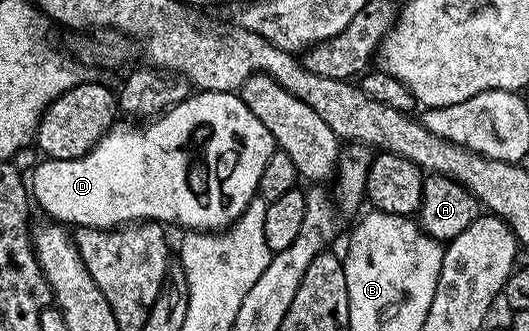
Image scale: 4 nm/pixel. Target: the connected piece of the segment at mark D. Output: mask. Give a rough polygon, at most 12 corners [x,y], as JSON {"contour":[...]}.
{"contour":[[196,92],[86,156],[37,161],[49,219],[219,232],[278,148]]}

